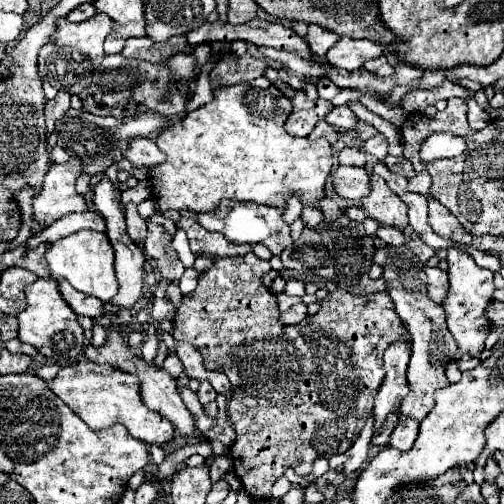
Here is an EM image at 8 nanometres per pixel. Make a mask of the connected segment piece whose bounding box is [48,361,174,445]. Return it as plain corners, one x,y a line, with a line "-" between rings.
80,361
76,365
62,367
54,379
48,381
48,387
54,395
58,395
88,427
94,431
108,429
116,423
122,423
132,437
152,445
166,445
172,439
174,427
168,419
152,413
138,395
136,377
128,377
128,373
120,373
120,369
112,369
110,365
96,365
92,361

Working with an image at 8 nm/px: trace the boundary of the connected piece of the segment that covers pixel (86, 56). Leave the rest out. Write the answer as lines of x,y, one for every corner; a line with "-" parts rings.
98,13
84,23
68,23
66,19
60,19
56,33
50,37
46,45
42,45
38,53
38,71
42,81
50,83
58,91
70,91
78,95
98,75
98,69
104,61
102,45
110,31
112,19
104,13

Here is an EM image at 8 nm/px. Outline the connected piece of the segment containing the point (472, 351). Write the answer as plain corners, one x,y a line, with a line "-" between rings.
446,249
446,251
448,251
450,293
448,293
448,301
444,303
444,309
446,309
448,329
454,335
454,339
458,341
460,355
478,357
484,349
484,339
490,331
484,309
492,301
492,293
494,293
492,277
494,277
494,273
484,269
484,267
478,267
476,261
464,251
456,251
456,249

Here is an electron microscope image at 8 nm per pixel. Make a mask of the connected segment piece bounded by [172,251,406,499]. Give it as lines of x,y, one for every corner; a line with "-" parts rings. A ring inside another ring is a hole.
252,251
246,253
244,257
222,257
222,259
216,259
212,269
202,273
200,279
198,279
198,287
194,289
194,293
190,295
184,295
182,297
182,303
178,307
178,315
174,319
174,333
172,337
178,341
178,343
192,343
194,347
198,347
198,351
202,353
202,359
204,359
204,365
206,369
220,369
222,373
228,375
234,391
232,391
232,399
228,401
228,417
234,425
234,431
236,431
236,441
234,445
230,447
230,455
232,455
232,465
234,465
234,473
236,477
242,481
244,489
254,497
254,499
270,499
270,491
272,491
272,485
276,483
276,479
280,479
284,475
284,469
286,467
294,467
296,475
300,477
306,477
310,475
312,471
312,465
314,465
314,459
316,457
326,457
330,459
332,455
336,453
344,453
360,435
366,419
370,417
370,411
372,411
372,401
374,401
374,395
384,379
384,363
382,363
382,357
384,357
384,351
396,343
396,341
402,341
406,335
404,335
404,325
400,325
400,319
396,317
394,313
394,303
392,299
388,297
388,293
368,293
368,295
352,295
344,289
336,289
334,293
330,293
322,303
320,303
320,311
312,317
306,317
300,325
280,325
278,323
278,305
276,305
276,297
272,295
272,291
268,287
262,285
262,275
268,273
272,267
268,261
256,257
-
256,393
292,393
292,397
288,397
288,401
280,401
280,405
272,405
272,401
260,401
260,397
256,397

